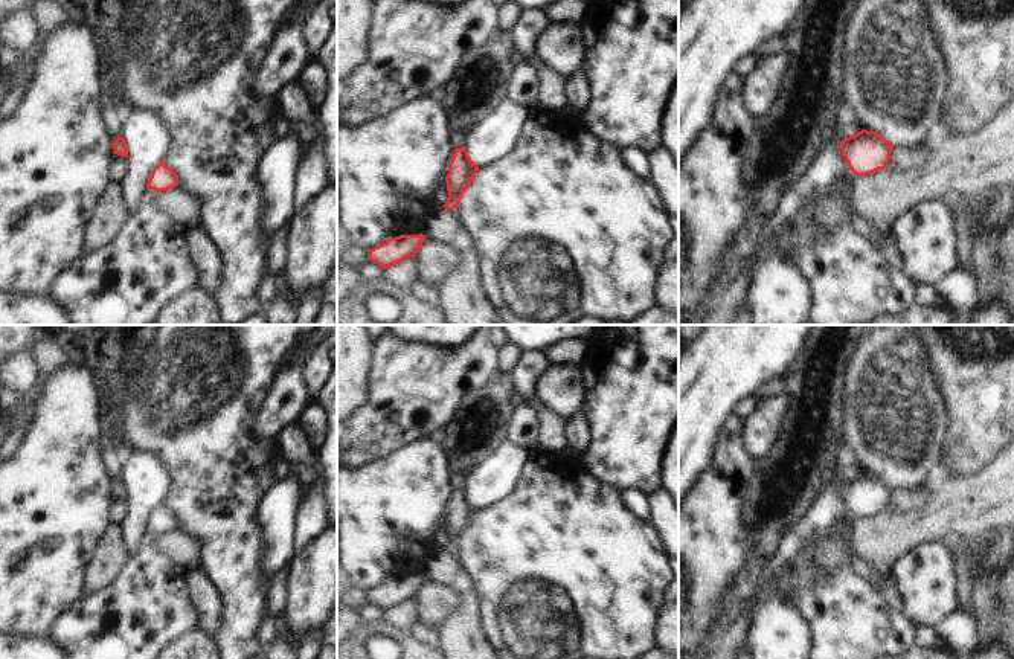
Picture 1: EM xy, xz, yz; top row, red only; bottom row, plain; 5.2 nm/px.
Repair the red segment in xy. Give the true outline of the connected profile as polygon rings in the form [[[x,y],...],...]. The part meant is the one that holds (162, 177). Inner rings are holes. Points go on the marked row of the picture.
[[[160,162],[151,172],[146,188],[157,192],[178,186],[178,175],[165,163]]]

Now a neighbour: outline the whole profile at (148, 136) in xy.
[[[154,108],[125,111],[122,137],[128,146],[128,171],[124,177],[125,197],[134,212],[145,194],[152,169],[165,160],[172,145],[172,130]]]

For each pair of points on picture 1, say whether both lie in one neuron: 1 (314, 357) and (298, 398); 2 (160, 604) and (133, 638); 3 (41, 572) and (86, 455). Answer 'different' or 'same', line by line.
1: different
2: same
3: same

